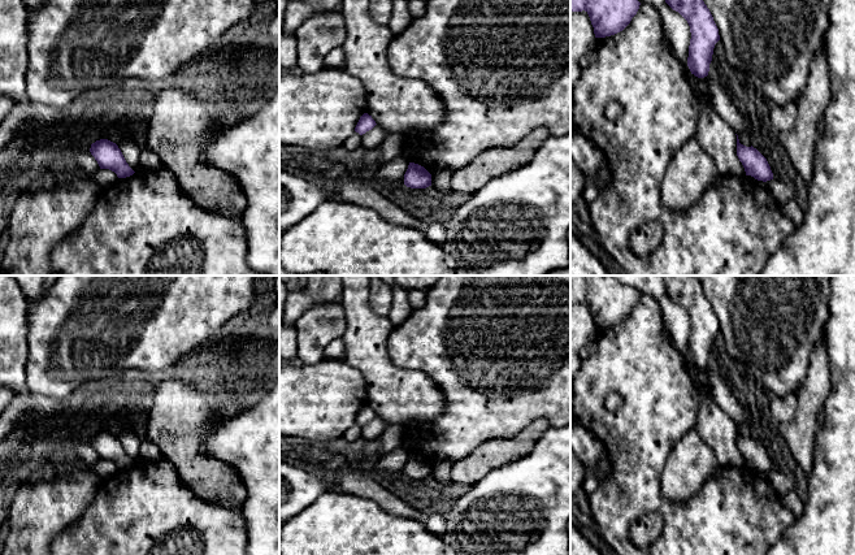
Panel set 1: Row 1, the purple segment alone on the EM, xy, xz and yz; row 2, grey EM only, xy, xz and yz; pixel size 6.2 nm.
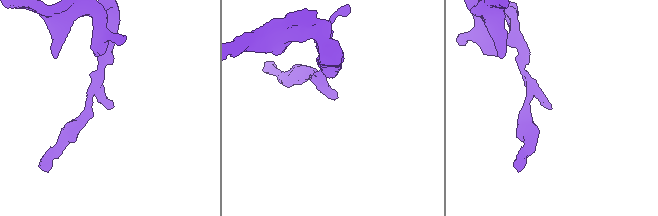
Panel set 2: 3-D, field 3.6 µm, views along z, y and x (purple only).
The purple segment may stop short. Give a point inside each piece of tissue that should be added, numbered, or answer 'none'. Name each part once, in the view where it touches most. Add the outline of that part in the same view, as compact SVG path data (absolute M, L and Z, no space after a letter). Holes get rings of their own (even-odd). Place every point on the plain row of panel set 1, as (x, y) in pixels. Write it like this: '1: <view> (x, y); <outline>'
none

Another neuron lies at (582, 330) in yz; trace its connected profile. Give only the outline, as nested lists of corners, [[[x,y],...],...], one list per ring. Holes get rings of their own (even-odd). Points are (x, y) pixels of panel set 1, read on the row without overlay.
[[[570,303],[570,381],[581,367],[580,350],[594,342],[596,329],[587,303]]]

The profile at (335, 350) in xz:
[[[342,337],[335,338],[325,350],[325,360],[343,360],[344,357],[344,342]]]

